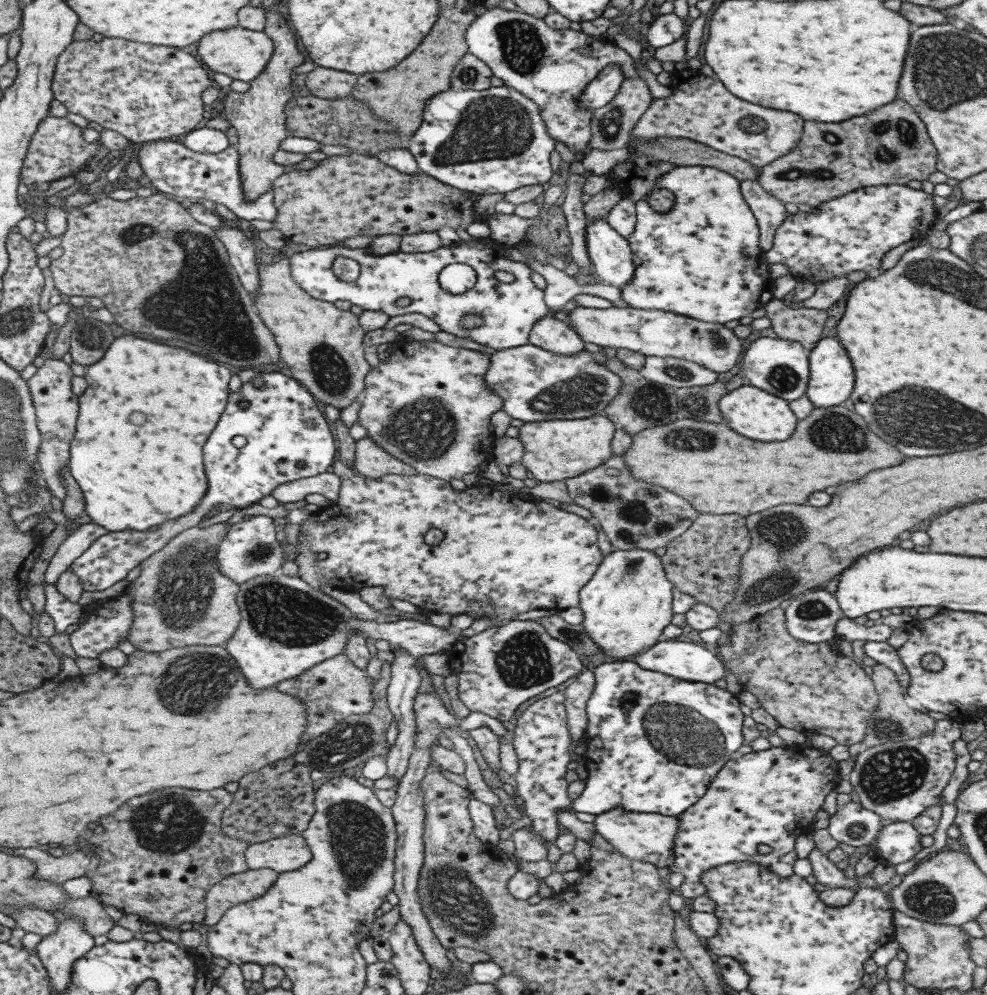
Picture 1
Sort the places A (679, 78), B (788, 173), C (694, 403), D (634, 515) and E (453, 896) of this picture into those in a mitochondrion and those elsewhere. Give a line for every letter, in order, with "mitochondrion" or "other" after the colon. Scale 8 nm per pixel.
A: other
B: mitochondrion
C: mitochondrion
D: mitochondrion
E: mitochondrion

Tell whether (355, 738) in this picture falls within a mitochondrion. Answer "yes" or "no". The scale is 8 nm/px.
yes

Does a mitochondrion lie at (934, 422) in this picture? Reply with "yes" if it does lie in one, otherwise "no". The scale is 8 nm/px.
yes

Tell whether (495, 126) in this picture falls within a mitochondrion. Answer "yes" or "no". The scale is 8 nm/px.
yes

